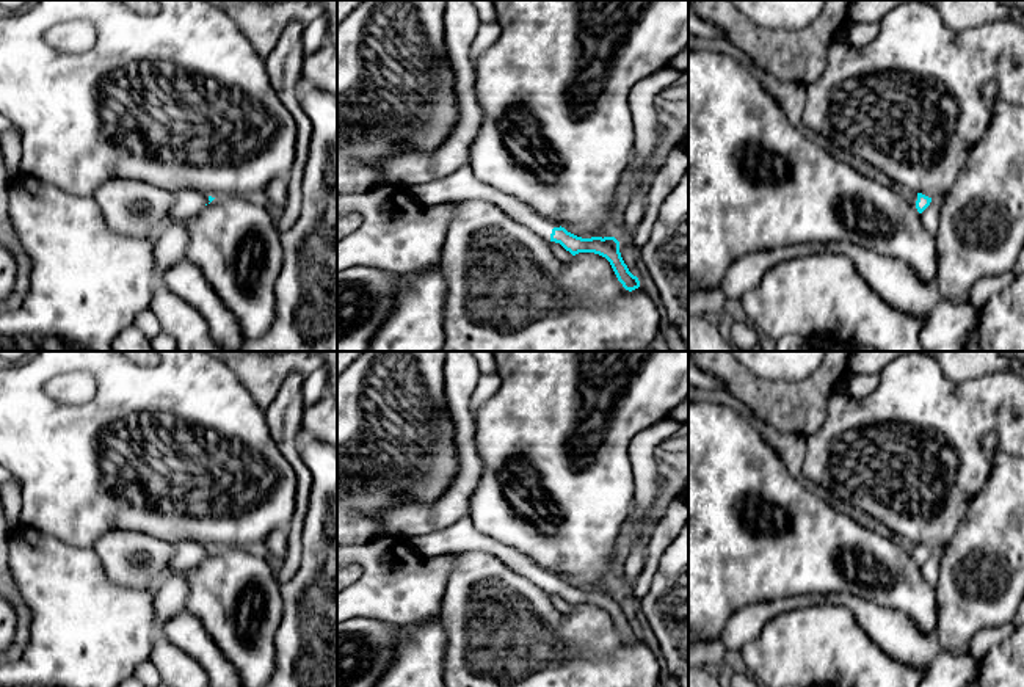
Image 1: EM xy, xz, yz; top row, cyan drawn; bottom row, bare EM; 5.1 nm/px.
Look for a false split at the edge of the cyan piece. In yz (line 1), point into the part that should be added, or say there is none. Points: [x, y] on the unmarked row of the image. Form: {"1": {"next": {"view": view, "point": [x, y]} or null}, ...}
{"1": {"next": null}}

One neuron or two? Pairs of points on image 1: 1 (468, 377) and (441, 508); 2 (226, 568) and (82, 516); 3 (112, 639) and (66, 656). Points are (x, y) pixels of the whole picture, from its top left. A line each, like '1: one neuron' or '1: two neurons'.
1: one neuron
2: two neurons
3: one neuron

